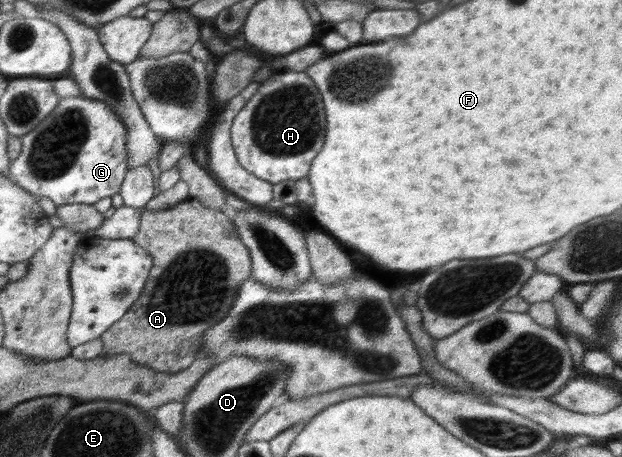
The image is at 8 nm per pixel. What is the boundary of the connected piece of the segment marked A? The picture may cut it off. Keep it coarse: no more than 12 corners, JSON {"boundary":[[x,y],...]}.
{"boundary":[[195,198],[140,217],[139,299],[99,337],[173,375],[251,277],[251,252]]}

